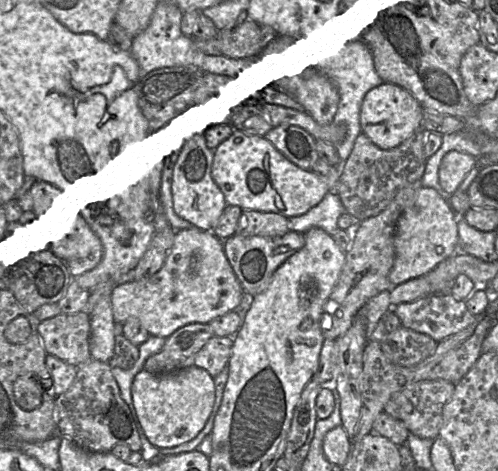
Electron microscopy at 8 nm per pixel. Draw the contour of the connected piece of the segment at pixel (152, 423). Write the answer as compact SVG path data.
M191 363L163 374L142 370L131 385L133 405L148 441L158 448L173 448L194 439L204 428L215 401L213 377Z

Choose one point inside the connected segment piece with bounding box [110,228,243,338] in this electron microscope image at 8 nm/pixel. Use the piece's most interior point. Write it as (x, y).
(195, 284)

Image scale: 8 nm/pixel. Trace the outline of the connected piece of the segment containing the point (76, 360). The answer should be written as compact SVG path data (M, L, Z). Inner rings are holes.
M88 312L60 314L39 321L37 331L44 349L64 362L79 366L91 359Z

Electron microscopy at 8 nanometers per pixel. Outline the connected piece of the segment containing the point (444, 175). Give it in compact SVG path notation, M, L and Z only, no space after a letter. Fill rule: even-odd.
M450 151L439 167L439 182L448 194L454 194L465 176L477 165L477 158L468 154Z

